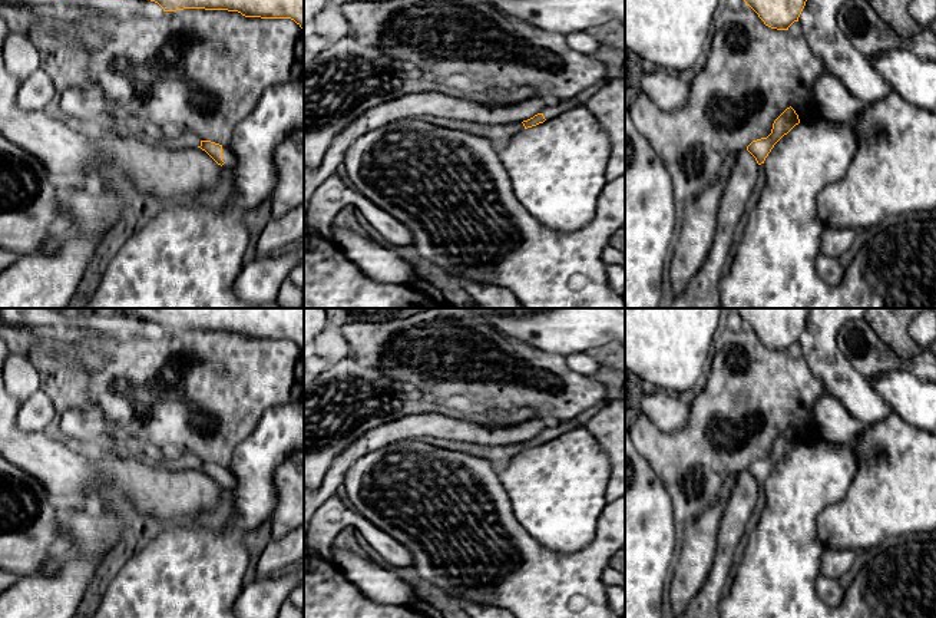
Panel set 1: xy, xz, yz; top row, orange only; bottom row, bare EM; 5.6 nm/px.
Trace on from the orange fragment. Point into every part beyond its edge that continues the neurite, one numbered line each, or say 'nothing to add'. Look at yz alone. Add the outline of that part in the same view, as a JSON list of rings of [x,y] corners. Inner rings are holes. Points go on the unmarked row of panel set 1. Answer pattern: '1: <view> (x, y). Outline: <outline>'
nothing to add

